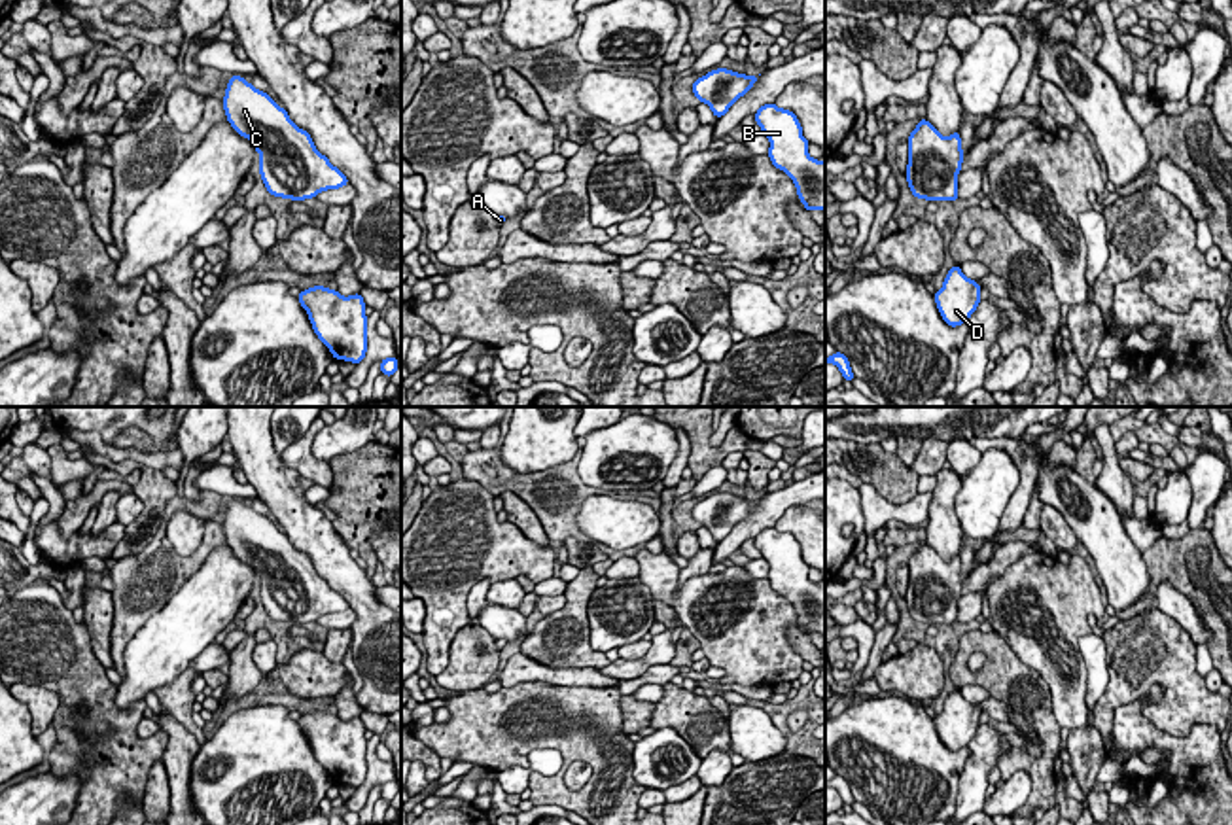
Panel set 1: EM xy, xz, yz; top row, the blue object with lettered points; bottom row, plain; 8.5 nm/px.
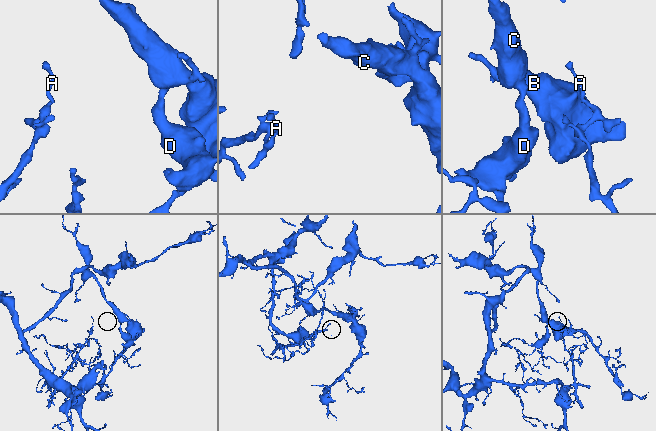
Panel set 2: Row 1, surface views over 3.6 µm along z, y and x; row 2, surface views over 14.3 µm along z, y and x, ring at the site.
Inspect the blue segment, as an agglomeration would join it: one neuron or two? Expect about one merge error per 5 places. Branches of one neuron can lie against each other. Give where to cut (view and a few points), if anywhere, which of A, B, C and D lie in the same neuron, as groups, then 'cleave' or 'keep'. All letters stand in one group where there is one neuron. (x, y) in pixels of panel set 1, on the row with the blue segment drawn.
no cut | A B C D | keep

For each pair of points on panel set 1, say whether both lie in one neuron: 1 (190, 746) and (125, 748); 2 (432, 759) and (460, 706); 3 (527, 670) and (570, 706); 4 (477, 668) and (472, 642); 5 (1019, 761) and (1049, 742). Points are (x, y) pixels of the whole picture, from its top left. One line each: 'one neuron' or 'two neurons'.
1: two neurons
2: two neurons
3: two neurons
4: one neuron
5: one neuron

